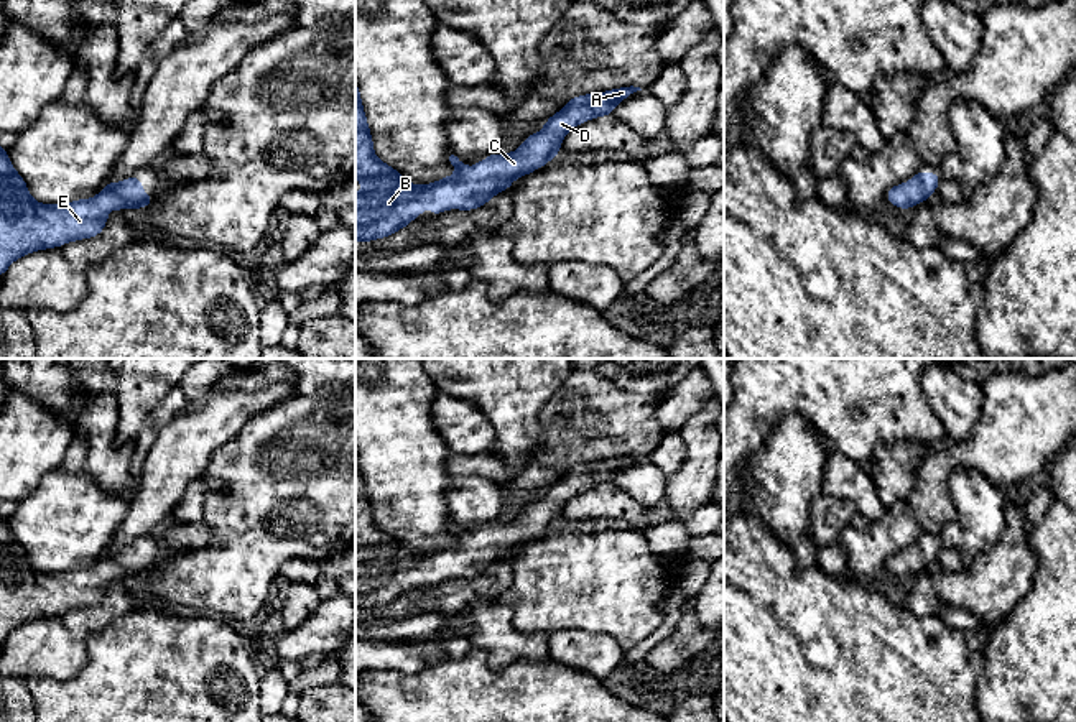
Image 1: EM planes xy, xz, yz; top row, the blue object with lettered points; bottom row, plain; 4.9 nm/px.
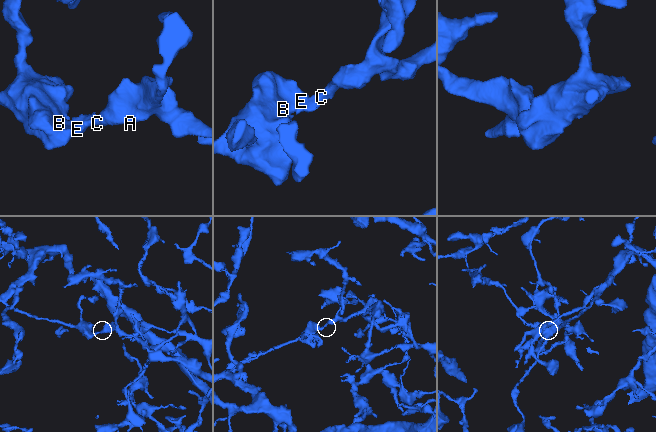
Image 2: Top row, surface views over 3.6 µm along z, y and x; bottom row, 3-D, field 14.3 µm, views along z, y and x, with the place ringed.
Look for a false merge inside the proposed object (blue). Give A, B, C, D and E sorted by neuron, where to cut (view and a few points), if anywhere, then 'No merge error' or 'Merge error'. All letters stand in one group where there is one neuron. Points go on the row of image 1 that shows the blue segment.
Groups: A B C D E. No split. No merge error

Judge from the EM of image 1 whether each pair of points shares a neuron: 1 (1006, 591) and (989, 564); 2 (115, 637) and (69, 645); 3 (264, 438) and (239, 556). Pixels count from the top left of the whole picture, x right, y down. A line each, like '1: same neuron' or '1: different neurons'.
1: same neuron
2: different neurons
3: same neuron

